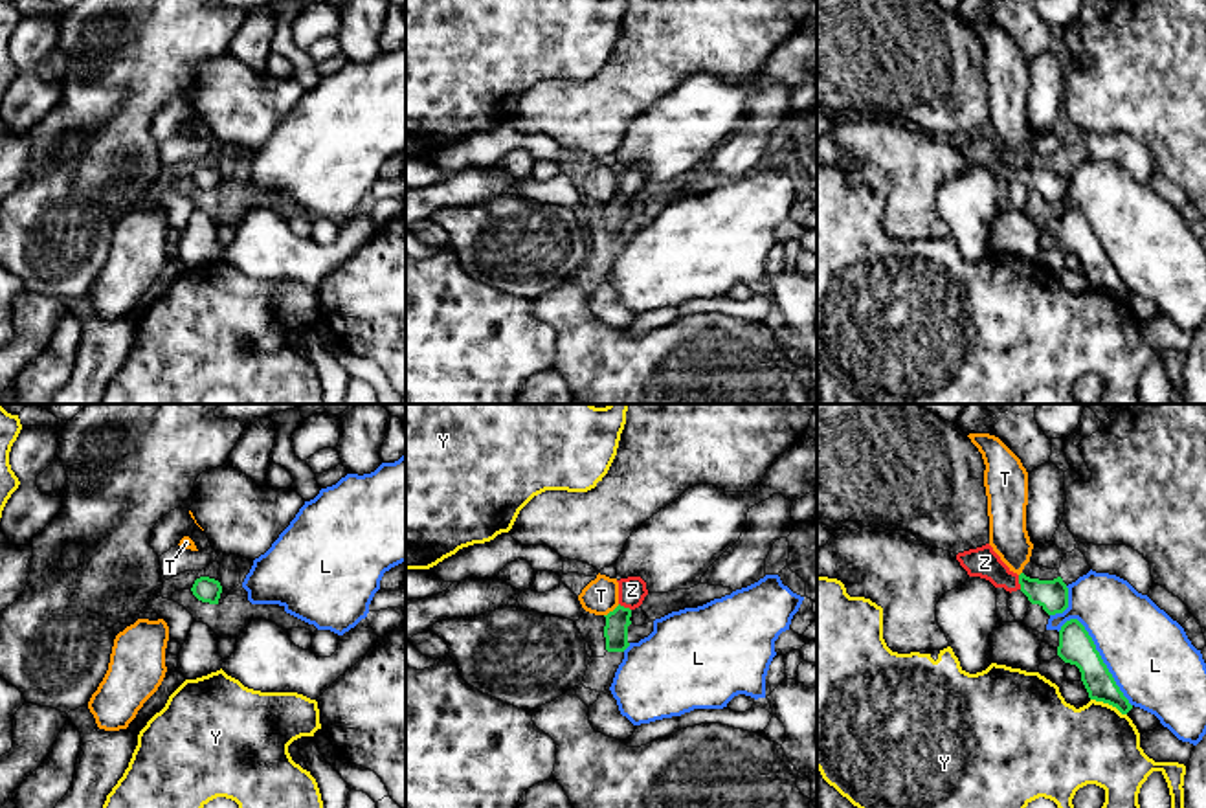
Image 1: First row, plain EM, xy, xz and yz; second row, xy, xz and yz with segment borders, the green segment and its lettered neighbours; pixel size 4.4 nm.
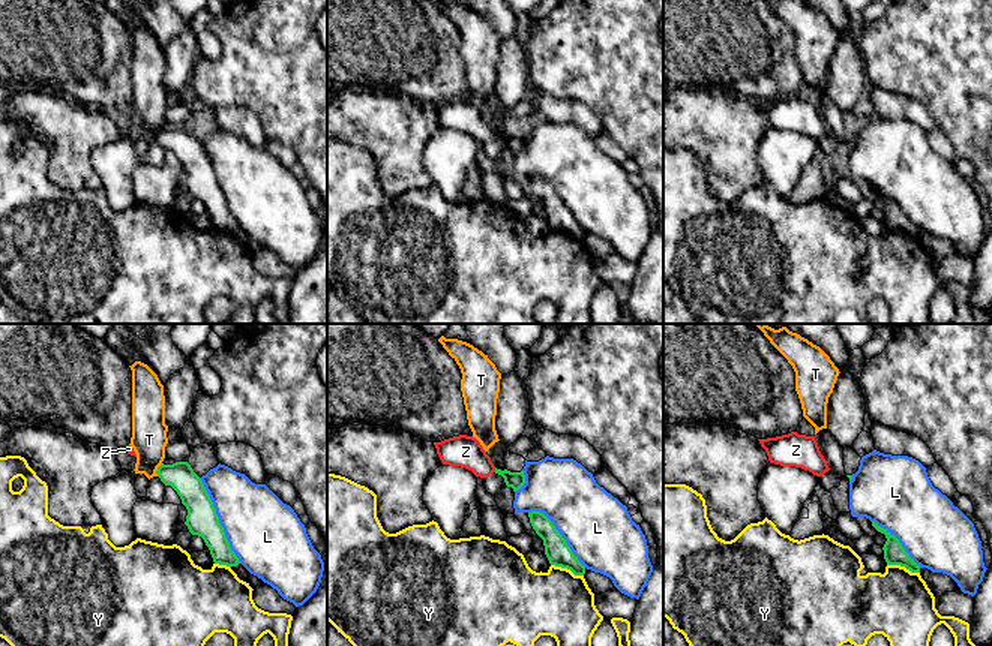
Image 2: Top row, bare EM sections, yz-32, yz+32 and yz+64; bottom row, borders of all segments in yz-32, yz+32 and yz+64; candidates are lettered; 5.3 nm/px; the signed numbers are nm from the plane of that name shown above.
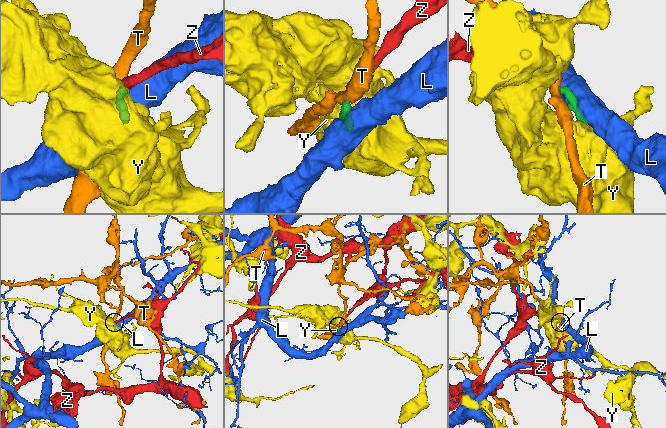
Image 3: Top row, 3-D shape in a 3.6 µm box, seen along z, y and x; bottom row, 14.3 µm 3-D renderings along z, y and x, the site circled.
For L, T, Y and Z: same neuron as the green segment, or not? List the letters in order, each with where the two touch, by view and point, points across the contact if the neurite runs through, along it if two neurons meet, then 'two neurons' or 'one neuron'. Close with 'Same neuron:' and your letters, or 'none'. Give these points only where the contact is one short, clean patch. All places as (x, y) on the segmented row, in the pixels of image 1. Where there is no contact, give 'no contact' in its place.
L: meets green in yz at (1100, 658); two neurons
T: meets green in xz at (614, 610); border along xz (619, 605), (604, 616); two neurons
Y: meets green in yz at (1109, 704); border along yz (1091, 698), (1107, 702), (1126, 715); two neurons
Z: meets green in yz at (1019, 583); runs through yz (1052, 595), (1019, 583), (1001, 577), (984, 562); one neuron
Same neuron: Z

